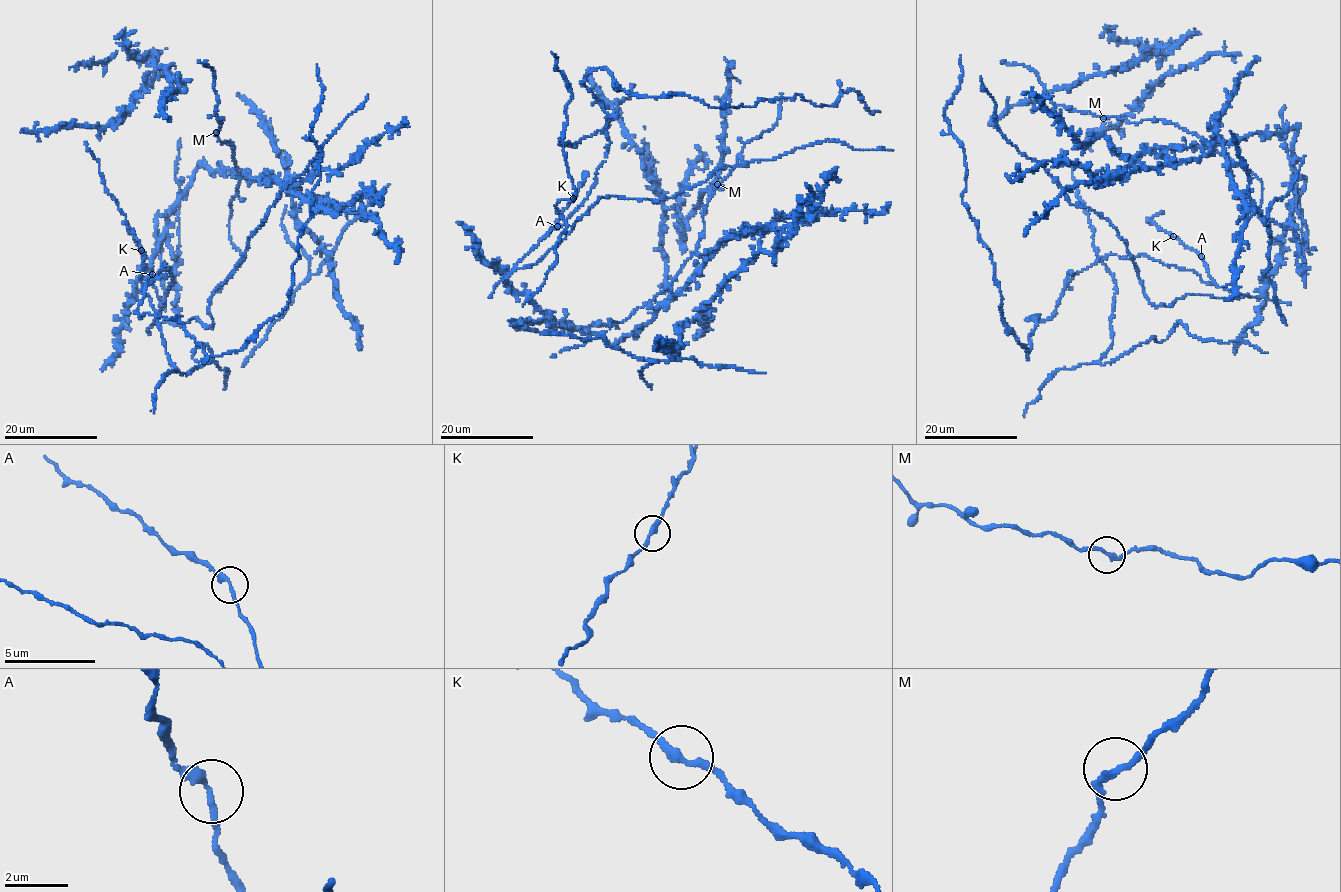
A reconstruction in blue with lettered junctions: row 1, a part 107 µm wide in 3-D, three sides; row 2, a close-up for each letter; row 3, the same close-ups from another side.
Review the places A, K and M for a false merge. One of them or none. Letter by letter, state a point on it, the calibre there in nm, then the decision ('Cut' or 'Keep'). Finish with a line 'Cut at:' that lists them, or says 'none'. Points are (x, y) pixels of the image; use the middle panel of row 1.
A: Place: (557, 226). Thickness 220 nm. Keep
K: Place: (573, 198). Thickness 240 nm. Keep
M: Place: (717, 184). Thickness 220 nm. Keep
Cut at: none

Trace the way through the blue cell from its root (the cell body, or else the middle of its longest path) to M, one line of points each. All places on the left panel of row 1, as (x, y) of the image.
M: (132, 296), (195, 169), (227, 168), (244, 176), (238, 177), (233, 147), (217, 133)

